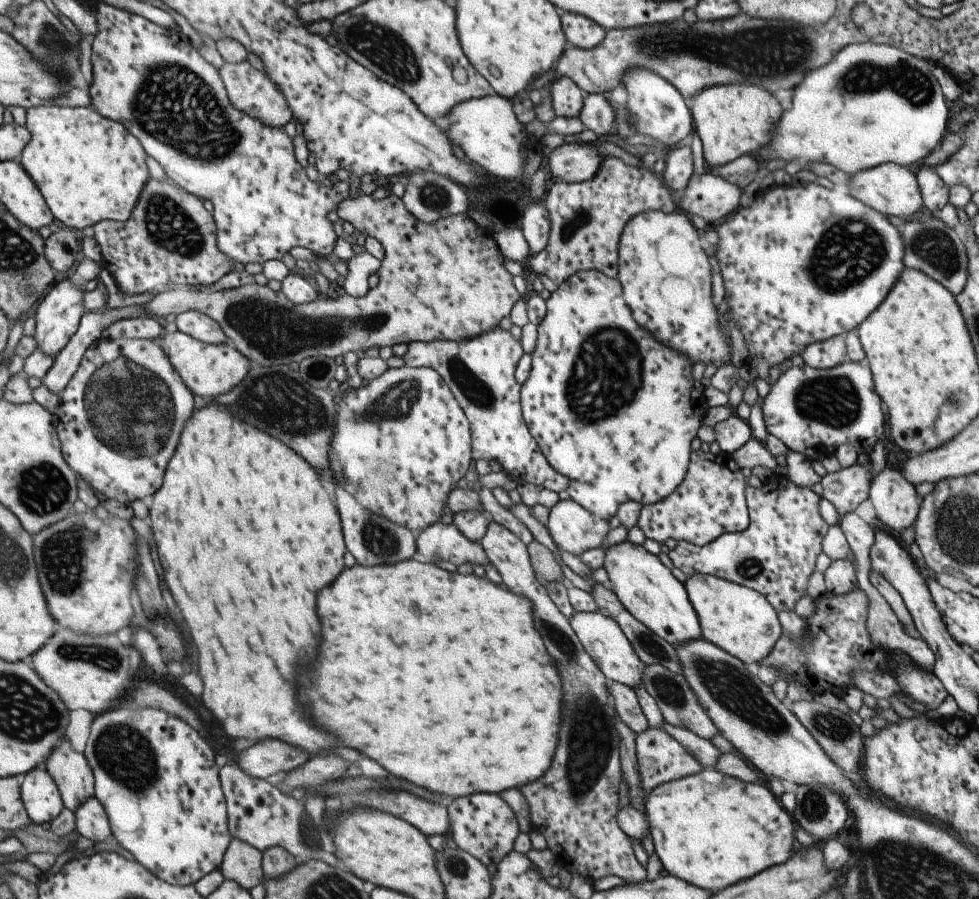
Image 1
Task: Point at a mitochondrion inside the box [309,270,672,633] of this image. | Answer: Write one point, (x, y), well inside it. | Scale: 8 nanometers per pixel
(615, 345)

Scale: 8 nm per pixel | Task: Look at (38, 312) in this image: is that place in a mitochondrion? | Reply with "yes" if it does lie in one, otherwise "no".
no

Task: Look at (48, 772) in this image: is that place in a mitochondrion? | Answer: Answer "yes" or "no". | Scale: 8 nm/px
no

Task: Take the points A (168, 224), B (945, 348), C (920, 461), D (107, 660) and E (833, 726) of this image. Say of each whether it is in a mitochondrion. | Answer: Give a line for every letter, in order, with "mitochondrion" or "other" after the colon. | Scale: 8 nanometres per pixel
A: mitochondrion
B: other
C: other
D: mitochondrion
E: mitochondrion

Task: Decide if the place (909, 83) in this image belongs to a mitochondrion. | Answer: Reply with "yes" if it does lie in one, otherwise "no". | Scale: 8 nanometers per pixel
yes

